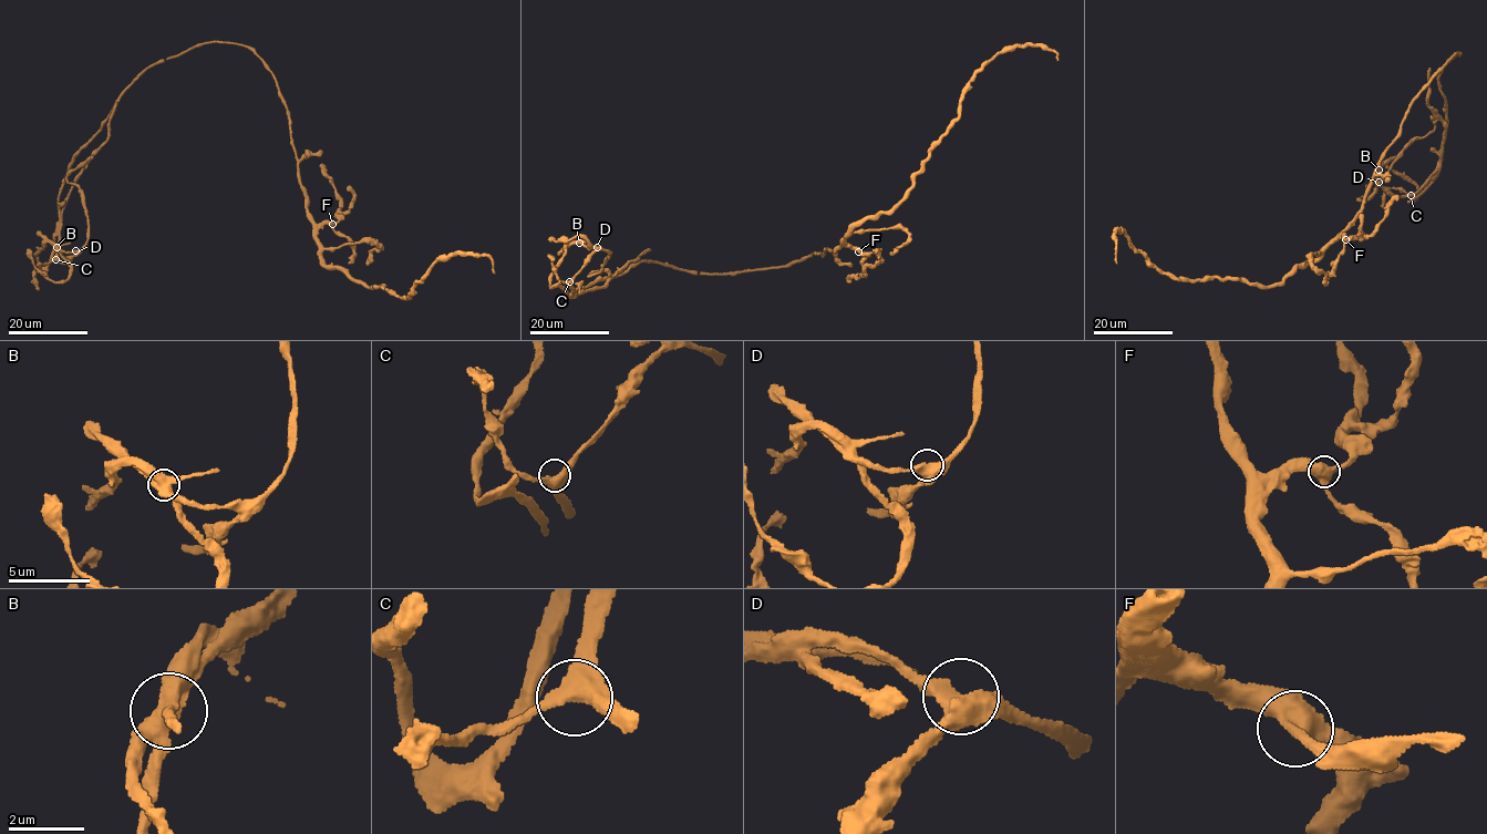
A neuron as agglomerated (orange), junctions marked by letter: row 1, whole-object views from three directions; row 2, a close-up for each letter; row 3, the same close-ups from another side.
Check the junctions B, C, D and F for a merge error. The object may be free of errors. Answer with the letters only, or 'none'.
B

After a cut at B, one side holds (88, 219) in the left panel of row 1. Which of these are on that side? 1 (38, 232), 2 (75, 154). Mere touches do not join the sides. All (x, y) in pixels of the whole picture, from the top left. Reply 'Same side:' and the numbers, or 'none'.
Same side: 1, 2

